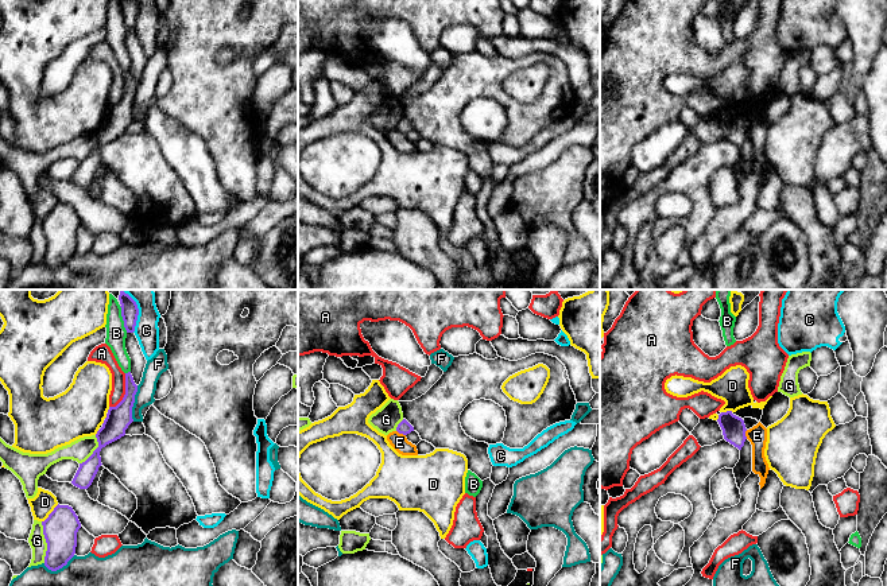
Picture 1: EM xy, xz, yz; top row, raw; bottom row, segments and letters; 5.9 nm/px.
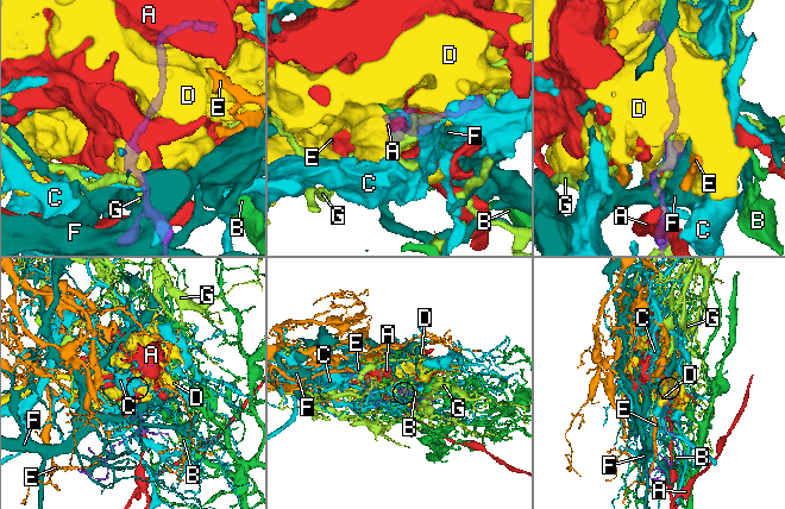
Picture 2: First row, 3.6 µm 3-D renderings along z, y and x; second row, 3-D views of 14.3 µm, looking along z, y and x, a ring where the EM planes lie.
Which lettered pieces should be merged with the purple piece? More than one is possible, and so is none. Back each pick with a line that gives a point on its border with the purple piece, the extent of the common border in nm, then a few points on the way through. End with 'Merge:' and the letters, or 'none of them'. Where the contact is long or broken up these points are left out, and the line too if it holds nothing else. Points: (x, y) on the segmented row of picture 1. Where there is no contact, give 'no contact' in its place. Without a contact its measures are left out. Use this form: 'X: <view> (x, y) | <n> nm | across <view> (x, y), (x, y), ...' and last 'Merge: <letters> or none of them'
Merge: none of them

